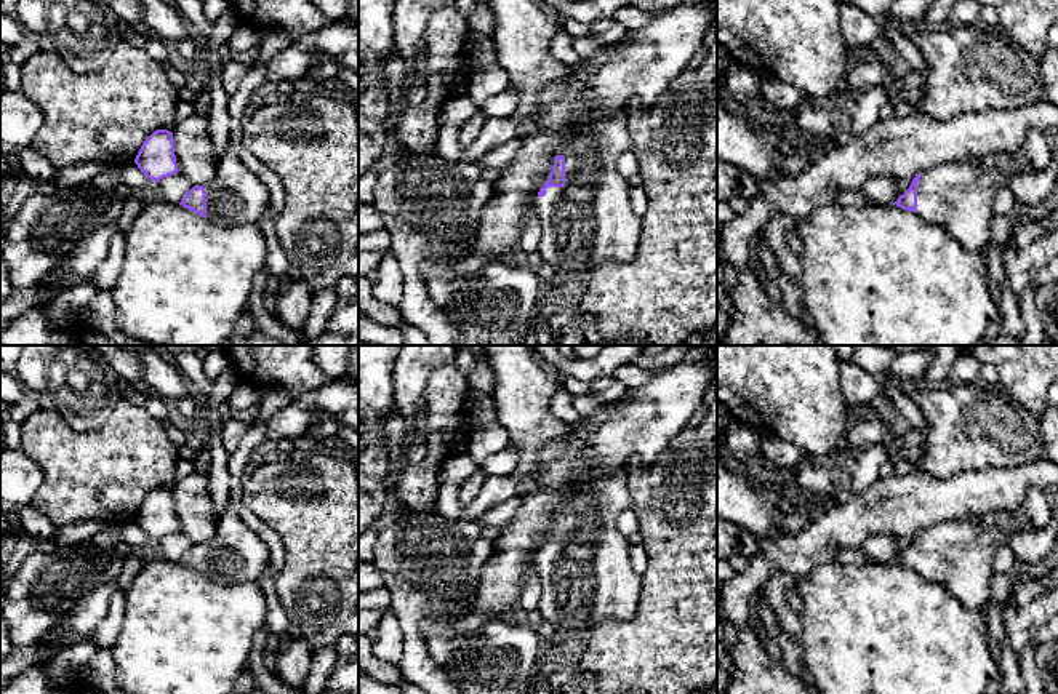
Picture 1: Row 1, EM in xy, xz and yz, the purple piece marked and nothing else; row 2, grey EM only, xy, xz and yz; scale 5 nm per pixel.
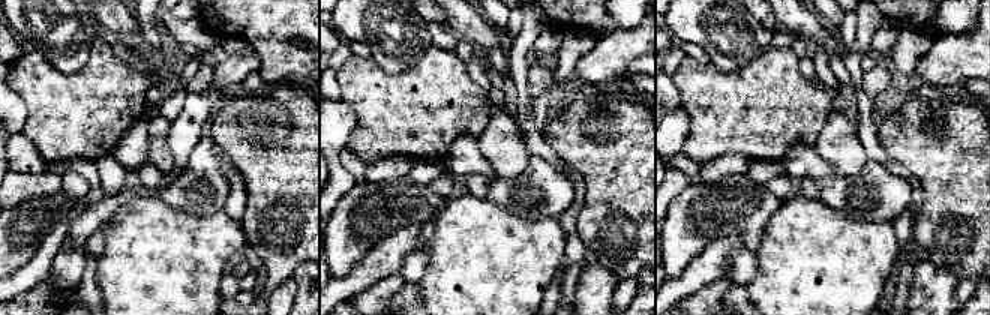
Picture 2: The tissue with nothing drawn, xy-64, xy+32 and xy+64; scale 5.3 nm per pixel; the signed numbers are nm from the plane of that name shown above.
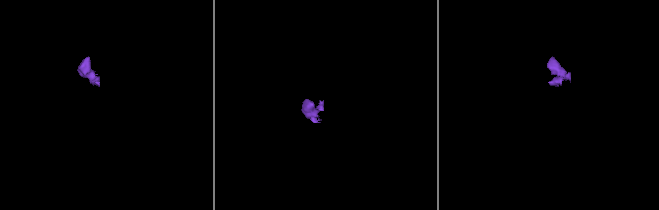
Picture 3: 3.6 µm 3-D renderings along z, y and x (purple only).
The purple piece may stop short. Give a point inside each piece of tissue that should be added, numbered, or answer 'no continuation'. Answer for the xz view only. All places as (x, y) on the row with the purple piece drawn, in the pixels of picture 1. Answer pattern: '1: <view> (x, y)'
1: xz (589, 219)

